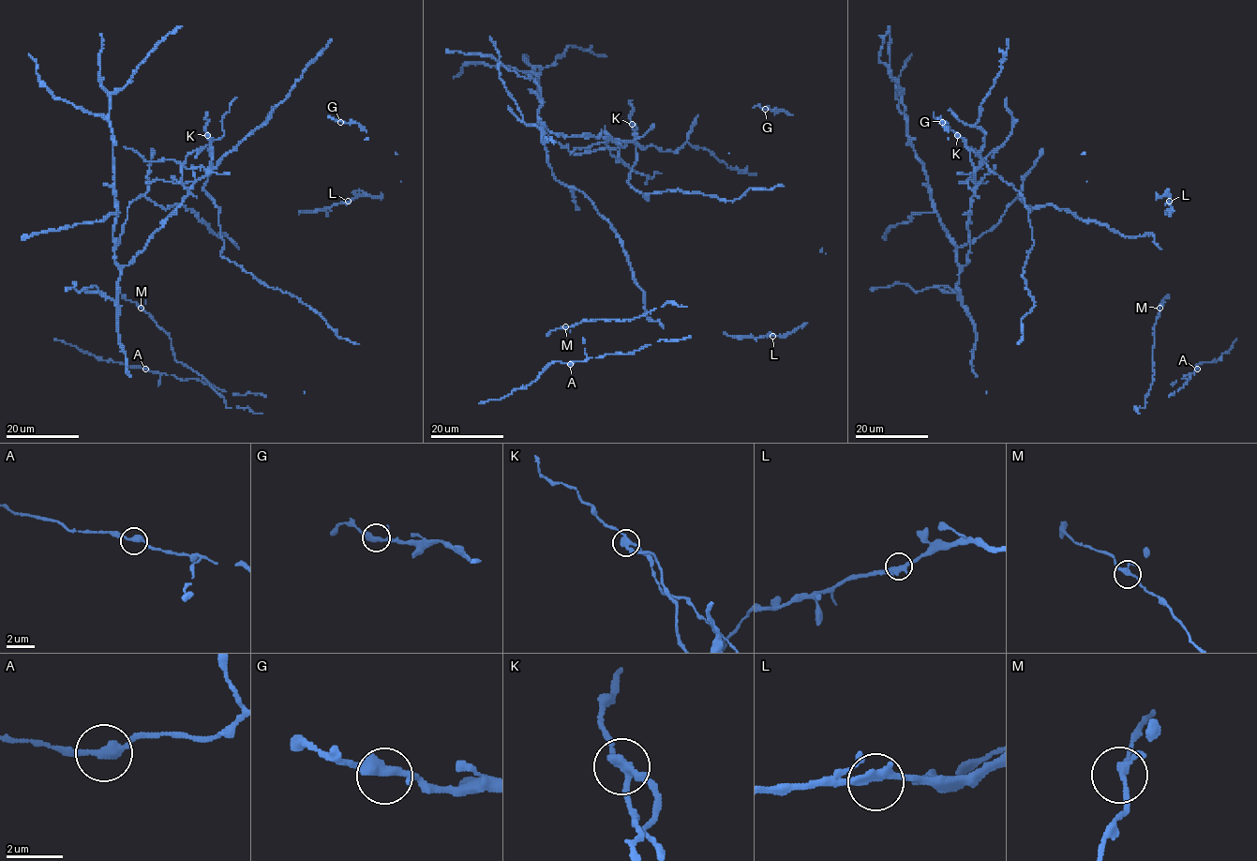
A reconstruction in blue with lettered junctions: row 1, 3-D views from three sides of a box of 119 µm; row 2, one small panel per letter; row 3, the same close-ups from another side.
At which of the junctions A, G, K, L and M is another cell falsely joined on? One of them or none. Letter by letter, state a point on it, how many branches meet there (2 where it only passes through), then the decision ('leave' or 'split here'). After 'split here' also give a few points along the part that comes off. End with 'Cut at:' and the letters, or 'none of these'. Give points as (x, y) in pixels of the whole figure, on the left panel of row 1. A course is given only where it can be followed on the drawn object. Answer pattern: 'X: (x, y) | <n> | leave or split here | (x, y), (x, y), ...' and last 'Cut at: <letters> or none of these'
A: (145, 369) | 2 | leave
G: (340, 122) | 3 | leave
K: (207, 135) | 3 | split here | (207, 135), (208, 172), (127, 264), (115, 262), (127, 208), (142, 195), (164, 209), (184, 205), (239, 249)
L: (348, 201) | 2 | leave
M: (141, 308) | 3 | leave
Cut at: K

